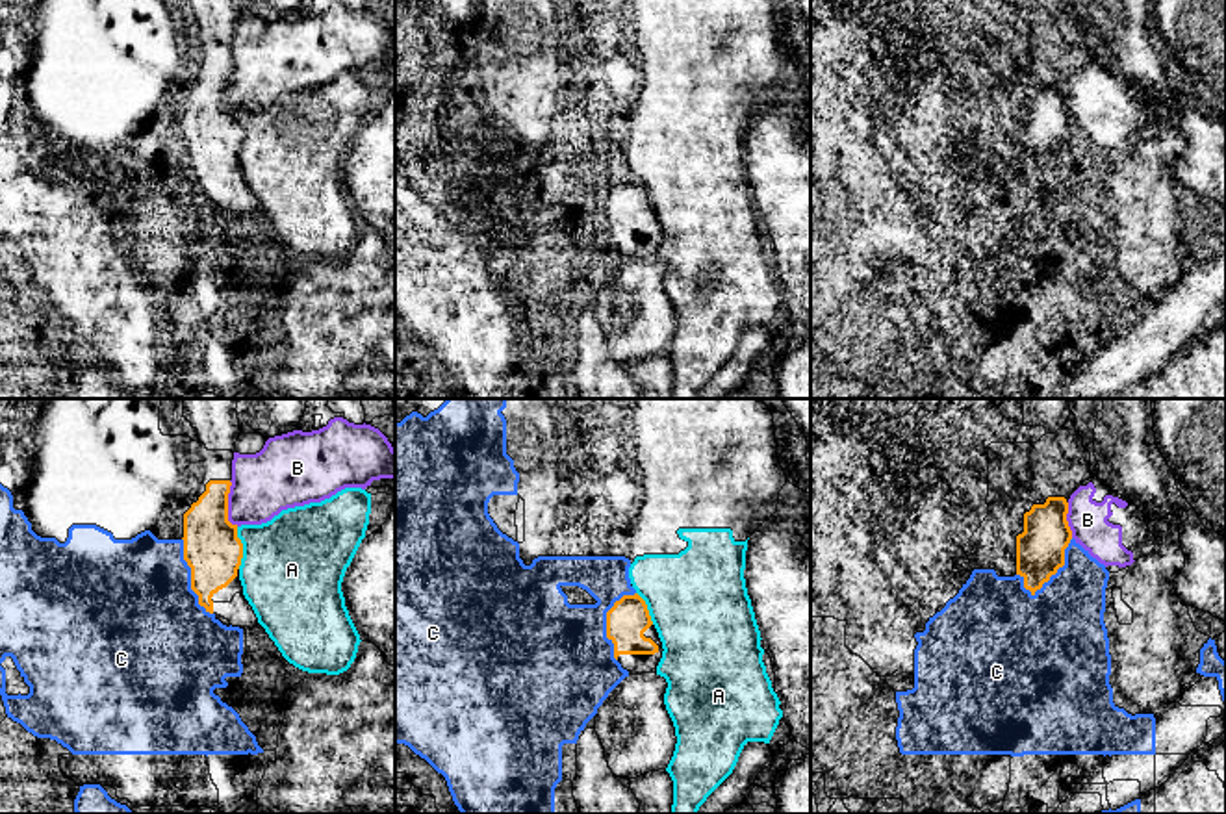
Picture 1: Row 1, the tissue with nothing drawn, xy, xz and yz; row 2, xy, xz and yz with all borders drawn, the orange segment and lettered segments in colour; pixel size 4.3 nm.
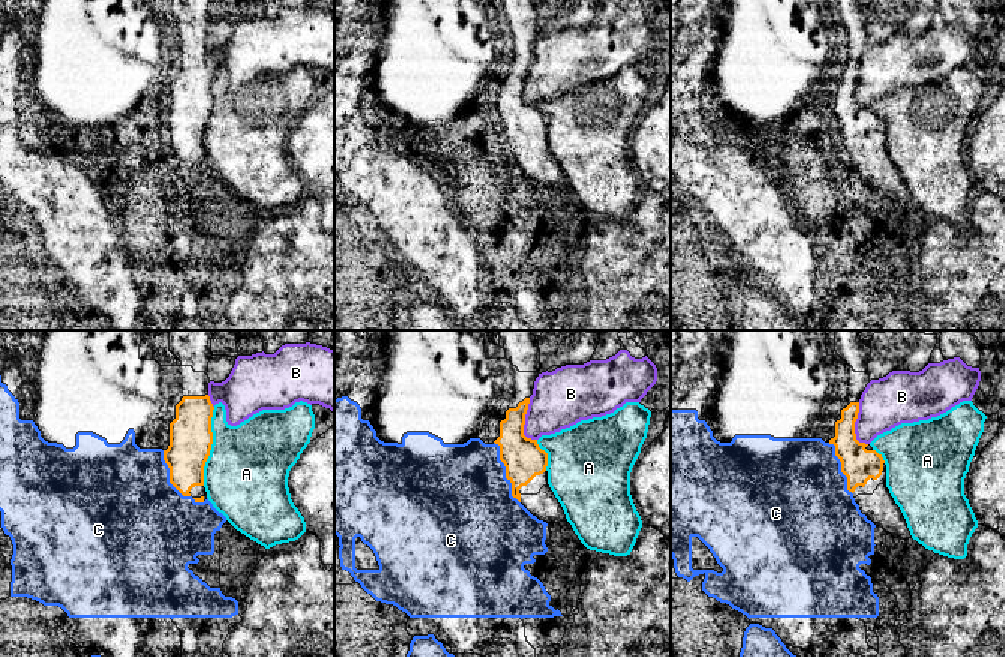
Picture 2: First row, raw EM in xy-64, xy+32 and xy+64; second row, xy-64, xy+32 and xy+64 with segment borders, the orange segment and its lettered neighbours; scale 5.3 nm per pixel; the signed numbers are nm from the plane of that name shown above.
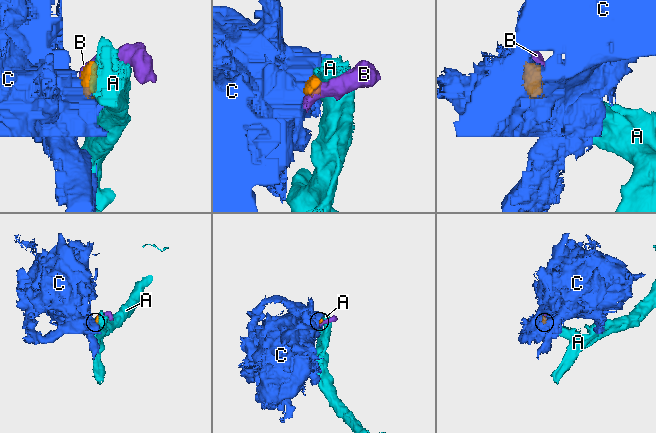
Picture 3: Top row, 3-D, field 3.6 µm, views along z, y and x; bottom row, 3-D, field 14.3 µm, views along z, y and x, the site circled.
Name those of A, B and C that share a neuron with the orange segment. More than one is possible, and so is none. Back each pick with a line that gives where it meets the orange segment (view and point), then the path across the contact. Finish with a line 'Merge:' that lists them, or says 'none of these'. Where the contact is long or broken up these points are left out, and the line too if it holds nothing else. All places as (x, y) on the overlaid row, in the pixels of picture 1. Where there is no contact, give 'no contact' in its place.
Merge: none of these

